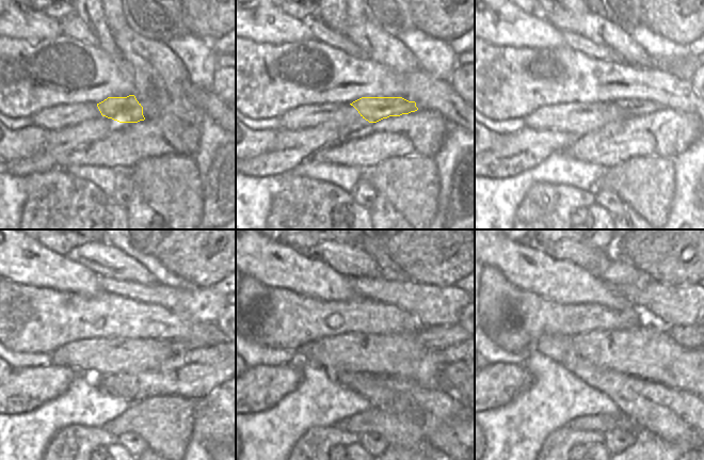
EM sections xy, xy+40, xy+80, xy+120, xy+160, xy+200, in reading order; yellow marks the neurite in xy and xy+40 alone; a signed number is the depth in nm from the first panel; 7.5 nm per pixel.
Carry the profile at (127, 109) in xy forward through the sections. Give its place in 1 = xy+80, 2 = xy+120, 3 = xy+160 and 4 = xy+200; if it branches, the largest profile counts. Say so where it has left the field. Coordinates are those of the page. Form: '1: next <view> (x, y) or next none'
1: next xy+80 (628, 107)
2: next xy+120 (203, 335)
3: next xy+160 (438, 336)
4: next xy+200 (688, 336)

